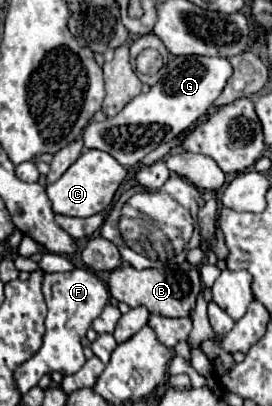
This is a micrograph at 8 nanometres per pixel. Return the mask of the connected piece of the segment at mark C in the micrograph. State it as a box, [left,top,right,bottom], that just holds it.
[47,150,125,216]

